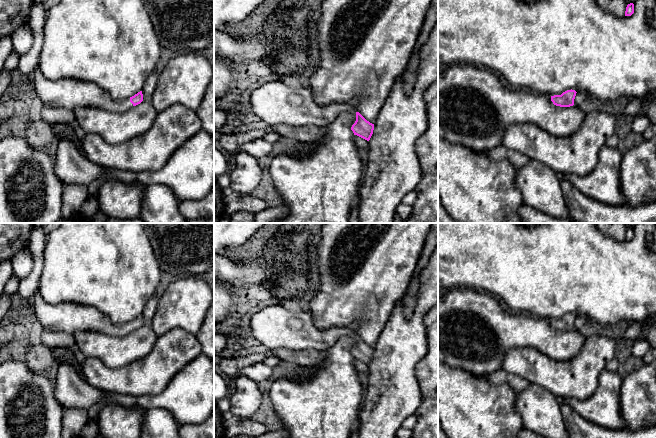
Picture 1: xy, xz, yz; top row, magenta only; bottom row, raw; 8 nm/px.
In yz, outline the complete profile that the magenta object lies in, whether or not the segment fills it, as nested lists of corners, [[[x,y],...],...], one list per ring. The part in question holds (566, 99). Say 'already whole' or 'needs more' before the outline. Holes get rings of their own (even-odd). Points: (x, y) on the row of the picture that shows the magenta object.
already whole; [[[567,90],[563,92],[561,95],[551,96],[551,101],[554,105],[560,107],[570,107],[574,105],[574,99],[576,96],[575,90]]]

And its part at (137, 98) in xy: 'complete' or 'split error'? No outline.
split error

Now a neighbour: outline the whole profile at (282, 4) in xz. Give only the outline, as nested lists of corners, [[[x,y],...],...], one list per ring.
[[[280,0],[273,11],[294,7],[301,1],[302,0]]]

